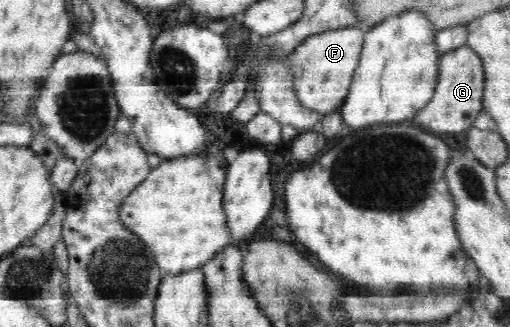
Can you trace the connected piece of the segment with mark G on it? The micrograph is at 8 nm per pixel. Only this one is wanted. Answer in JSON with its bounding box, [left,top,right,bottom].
[413,45,485,134]

